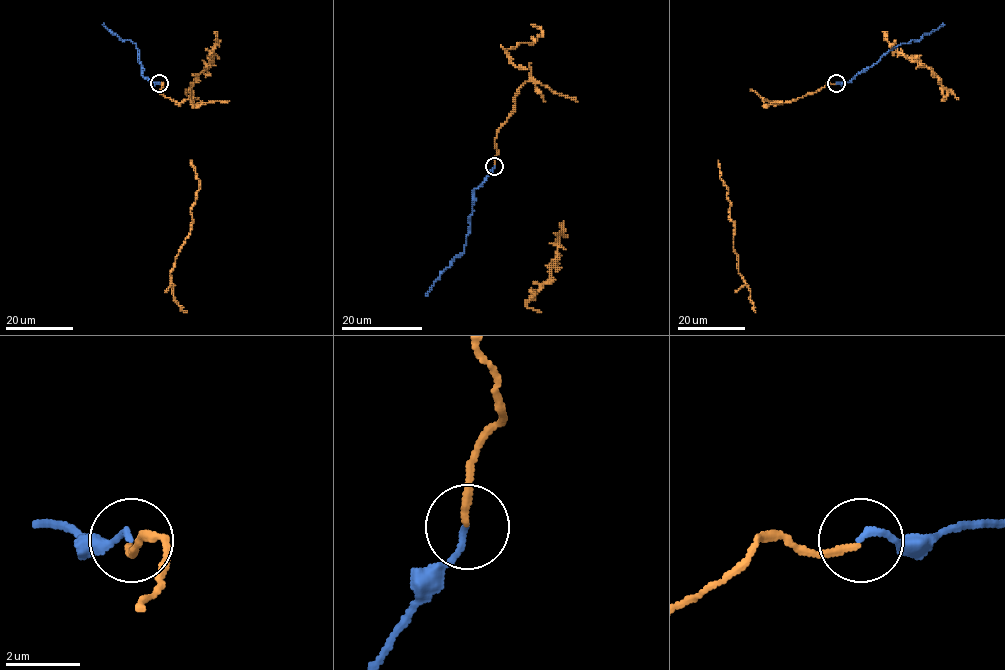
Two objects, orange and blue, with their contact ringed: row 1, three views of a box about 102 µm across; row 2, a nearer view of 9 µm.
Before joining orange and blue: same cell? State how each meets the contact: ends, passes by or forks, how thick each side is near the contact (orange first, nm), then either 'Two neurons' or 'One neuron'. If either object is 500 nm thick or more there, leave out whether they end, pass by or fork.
At the ring orange ends. At the ring blue ends. Thickness 180 nm (orange) against 160 nm. One neuron

